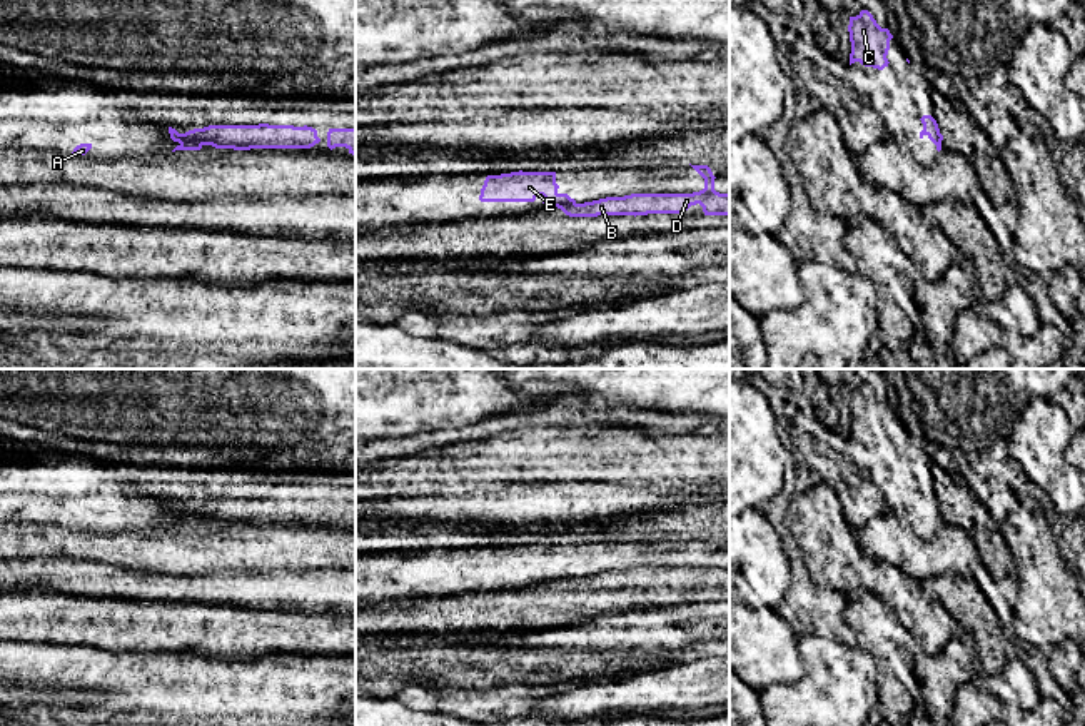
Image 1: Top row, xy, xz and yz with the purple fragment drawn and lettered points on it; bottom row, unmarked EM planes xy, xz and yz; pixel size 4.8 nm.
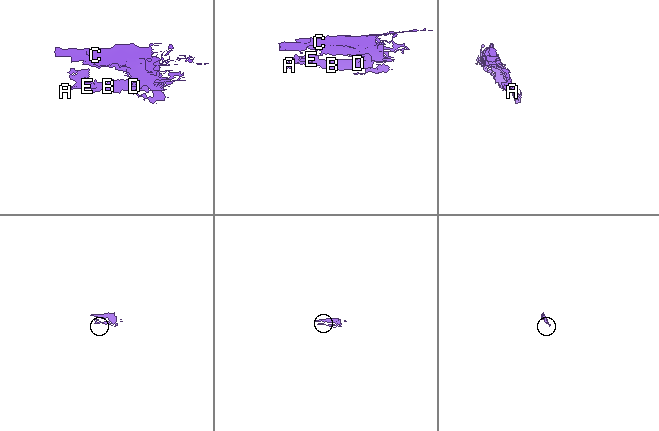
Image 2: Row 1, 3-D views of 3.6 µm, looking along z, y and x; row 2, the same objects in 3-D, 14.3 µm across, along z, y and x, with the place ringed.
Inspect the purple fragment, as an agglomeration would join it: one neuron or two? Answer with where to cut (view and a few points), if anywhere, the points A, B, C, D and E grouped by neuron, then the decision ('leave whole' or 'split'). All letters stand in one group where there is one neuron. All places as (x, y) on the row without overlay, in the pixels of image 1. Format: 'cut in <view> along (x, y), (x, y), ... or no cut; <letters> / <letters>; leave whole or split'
no cut; A B C D E; leave whole

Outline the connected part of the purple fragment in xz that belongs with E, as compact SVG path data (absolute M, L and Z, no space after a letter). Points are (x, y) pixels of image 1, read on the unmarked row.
M691 539L703 552L704 562L693 567L631 567L578 577L559 567L556 546L511 546L487 549L481 576L534 576L542 569L544 581L558 581L569 591L683 587L699 577L704 589L729 589L729 567L714 564L714 549L708 539Z

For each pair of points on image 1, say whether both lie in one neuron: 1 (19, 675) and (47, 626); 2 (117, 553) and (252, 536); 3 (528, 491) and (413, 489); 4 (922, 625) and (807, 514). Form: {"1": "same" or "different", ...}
{"1": "different", "2": "same", "3": "same", "4": "same"}

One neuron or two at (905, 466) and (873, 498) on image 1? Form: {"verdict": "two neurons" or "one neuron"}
{"verdict": "two neurons"}

